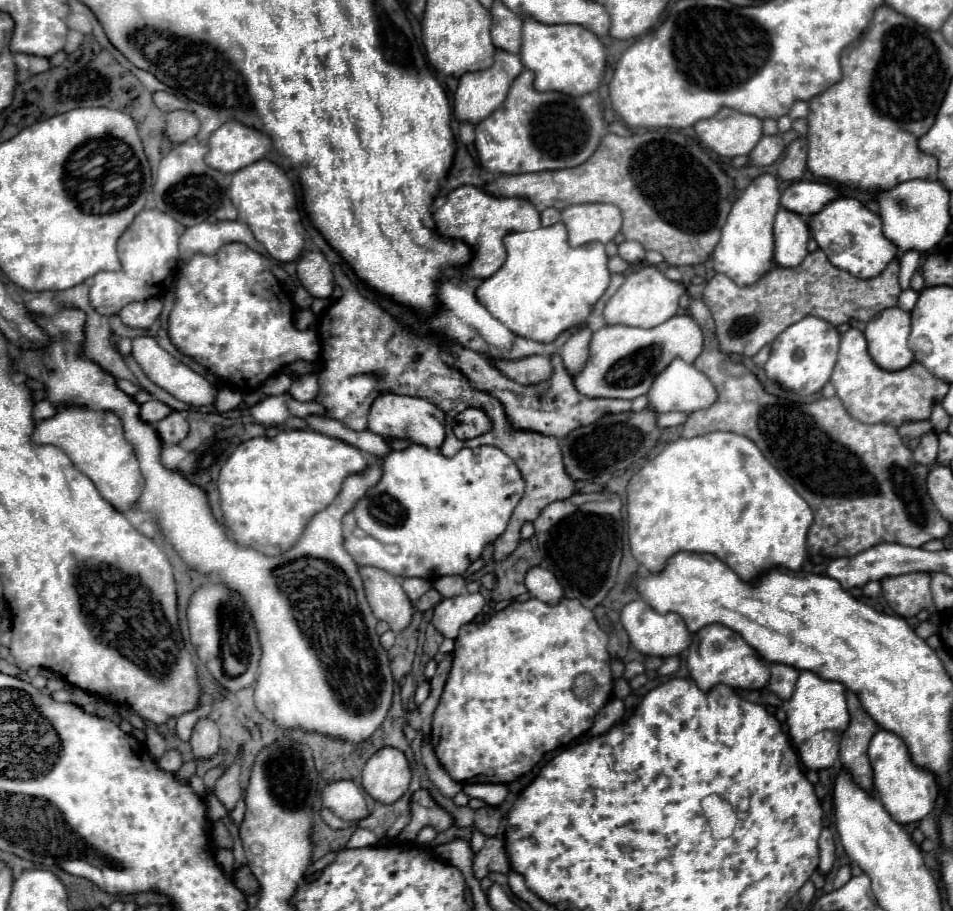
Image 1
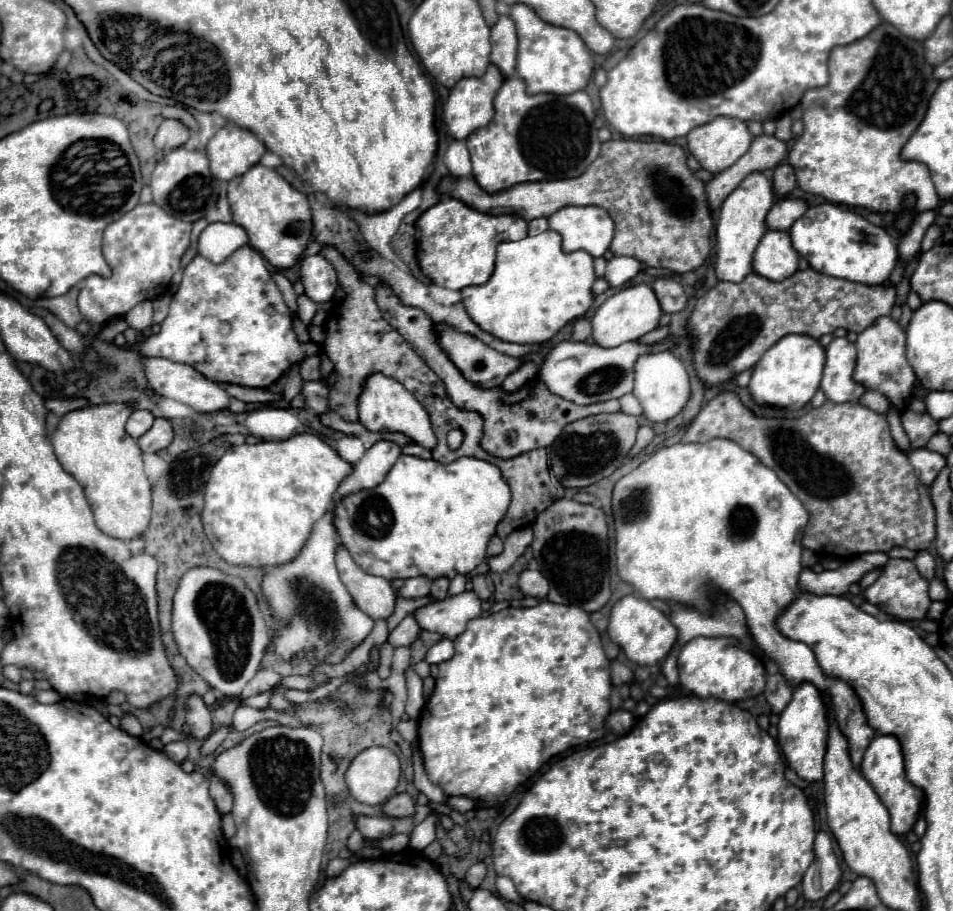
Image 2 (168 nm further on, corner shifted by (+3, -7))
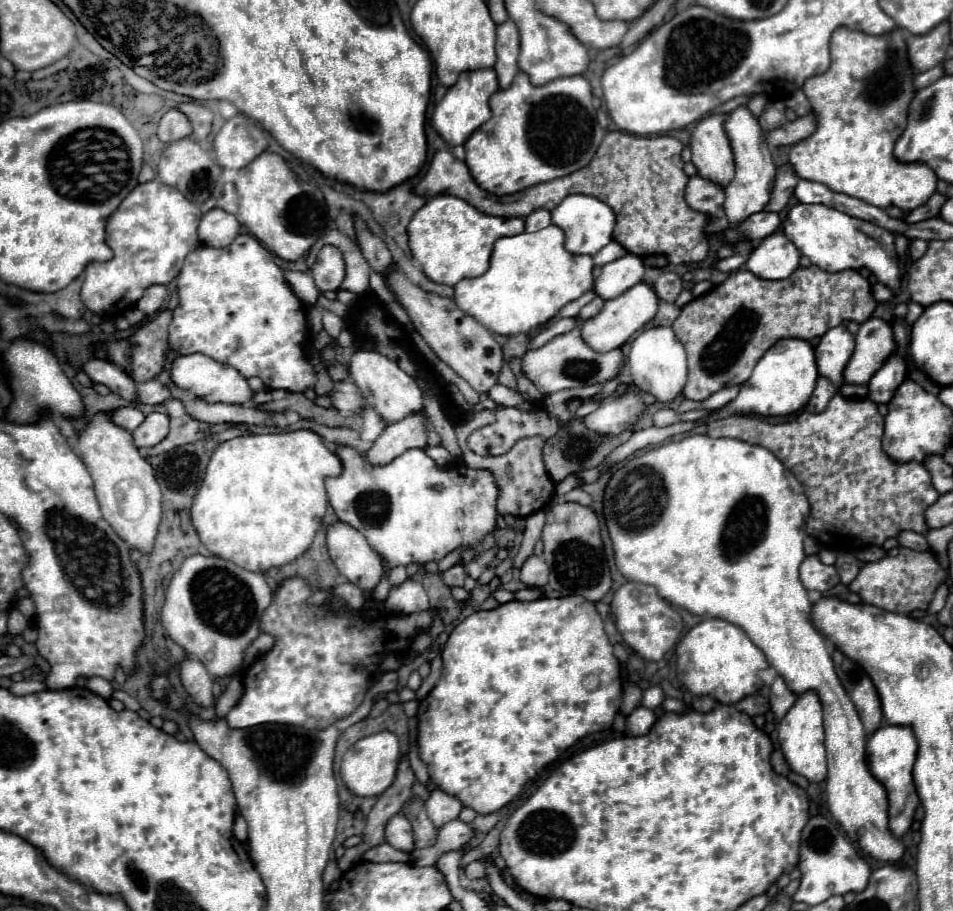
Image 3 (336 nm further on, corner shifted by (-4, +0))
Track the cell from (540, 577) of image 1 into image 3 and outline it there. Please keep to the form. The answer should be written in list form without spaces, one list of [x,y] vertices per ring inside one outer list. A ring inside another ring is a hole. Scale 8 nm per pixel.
[[[530,556],[524,562],[524,566],[520,568],[520,580],[530,588],[546,586],[548,584],[548,574],[550,574],[550,570],[548,570],[546,562],[538,556]]]

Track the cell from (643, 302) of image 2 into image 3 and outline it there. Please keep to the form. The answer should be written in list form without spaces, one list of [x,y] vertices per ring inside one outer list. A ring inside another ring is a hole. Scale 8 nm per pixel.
[[[640,282],[632,288],[628,288],[624,294],[620,294],[612,300],[606,300],[602,312],[582,324],[582,338],[586,340],[586,344],[590,348],[594,348],[598,352],[614,350],[614,348],[622,346],[628,338],[632,338],[644,324],[648,324],[656,316],[656,312],[658,312],[656,292],[646,282]]]

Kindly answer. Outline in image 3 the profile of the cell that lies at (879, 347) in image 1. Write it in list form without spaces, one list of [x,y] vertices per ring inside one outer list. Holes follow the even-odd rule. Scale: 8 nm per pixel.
[[[870,318],[856,334],[854,354],[844,370],[844,380],[848,384],[866,384],[884,366],[890,354],[898,354],[898,344],[894,340],[892,322]]]

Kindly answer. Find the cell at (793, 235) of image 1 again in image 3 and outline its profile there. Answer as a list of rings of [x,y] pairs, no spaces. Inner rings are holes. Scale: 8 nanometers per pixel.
[[[782,234],[766,236],[750,254],[746,268],[766,280],[784,280],[800,266],[798,248]]]

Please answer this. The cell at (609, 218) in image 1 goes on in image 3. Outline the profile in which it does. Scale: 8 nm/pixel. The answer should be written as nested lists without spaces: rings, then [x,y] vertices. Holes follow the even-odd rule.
[[[572,194],[566,196],[554,210],[552,210],[552,222],[556,226],[560,226],[566,234],[566,244],[564,248],[572,254],[590,254],[594,256],[596,252],[600,252],[608,242],[612,242],[612,232],[616,226],[616,214],[614,210],[610,210],[610,206],[606,206],[604,202],[600,202],[594,196],[586,196],[586,194]]]

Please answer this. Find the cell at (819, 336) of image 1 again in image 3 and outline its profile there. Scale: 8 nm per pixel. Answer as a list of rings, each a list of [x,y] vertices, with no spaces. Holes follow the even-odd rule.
[[[786,338],[786,340],[780,340],[776,342],[756,364],[752,376],[744,382],[738,398],[730,404],[726,404],[722,410],[718,410],[710,420],[714,418],[726,418],[730,414],[738,414],[738,412],[756,412],[756,414],[762,414],[762,416],[786,416],[786,414],[792,414],[792,412],[798,412],[802,410],[812,392],[814,392],[814,386],[816,386],[816,380],[818,380],[818,366],[814,362],[814,346],[808,342],[808,340],[802,340],[802,338]]]

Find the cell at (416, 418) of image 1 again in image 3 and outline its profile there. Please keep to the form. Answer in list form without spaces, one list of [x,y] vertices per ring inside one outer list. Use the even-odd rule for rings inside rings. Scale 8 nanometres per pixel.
[[[358,350],[350,360],[350,376],[354,384],[362,390],[362,398],[370,404],[378,416],[388,422],[398,422],[410,414],[424,412],[424,396],[416,380],[408,376],[396,362],[390,362],[386,356],[374,350]]]

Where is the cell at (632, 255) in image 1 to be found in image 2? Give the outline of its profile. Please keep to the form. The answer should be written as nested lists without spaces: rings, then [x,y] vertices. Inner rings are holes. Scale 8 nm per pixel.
[[[613,257],[607,261],[605,279],[609,287],[623,287],[627,281],[631,281],[641,271],[641,263],[633,257]]]

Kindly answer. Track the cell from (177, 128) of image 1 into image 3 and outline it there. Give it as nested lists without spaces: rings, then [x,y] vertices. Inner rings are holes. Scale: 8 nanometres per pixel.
[[[170,110],[162,116],[158,126],[158,138],[162,142],[174,142],[178,138],[186,138],[192,134],[190,120],[180,110]]]

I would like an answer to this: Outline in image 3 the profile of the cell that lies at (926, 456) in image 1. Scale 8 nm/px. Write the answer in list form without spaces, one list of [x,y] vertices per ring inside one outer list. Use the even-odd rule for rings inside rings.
[[[892,356],[888,362],[872,376],[868,388],[868,398],[878,404],[888,404],[890,398],[894,398],[894,390],[908,378],[908,368],[902,356]]]

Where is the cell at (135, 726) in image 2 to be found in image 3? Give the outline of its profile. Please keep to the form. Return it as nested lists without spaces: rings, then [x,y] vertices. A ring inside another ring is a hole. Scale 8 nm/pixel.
[[[116,690],[116,692],[112,694],[112,698],[116,698],[116,700],[124,702],[124,706],[126,706],[128,710],[132,710],[132,712],[138,712],[138,710],[140,710],[138,700],[136,700],[134,696],[130,696],[130,694],[126,694],[126,692],[122,692],[122,690]]]

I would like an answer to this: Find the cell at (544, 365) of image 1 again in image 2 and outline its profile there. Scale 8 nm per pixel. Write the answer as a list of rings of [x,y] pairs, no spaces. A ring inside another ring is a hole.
[[[433,323],[433,329],[435,329],[435,339],[437,339],[439,347],[443,349],[443,353],[447,353],[451,363],[461,371],[461,375],[469,383],[473,383],[473,385],[477,385],[481,389],[499,387],[503,383],[503,379],[521,365],[521,359],[515,359],[515,357],[509,357],[509,355],[503,355],[503,353],[491,349],[489,345],[485,345],[475,335],[461,333],[455,327],[449,327],[445,323]]]

